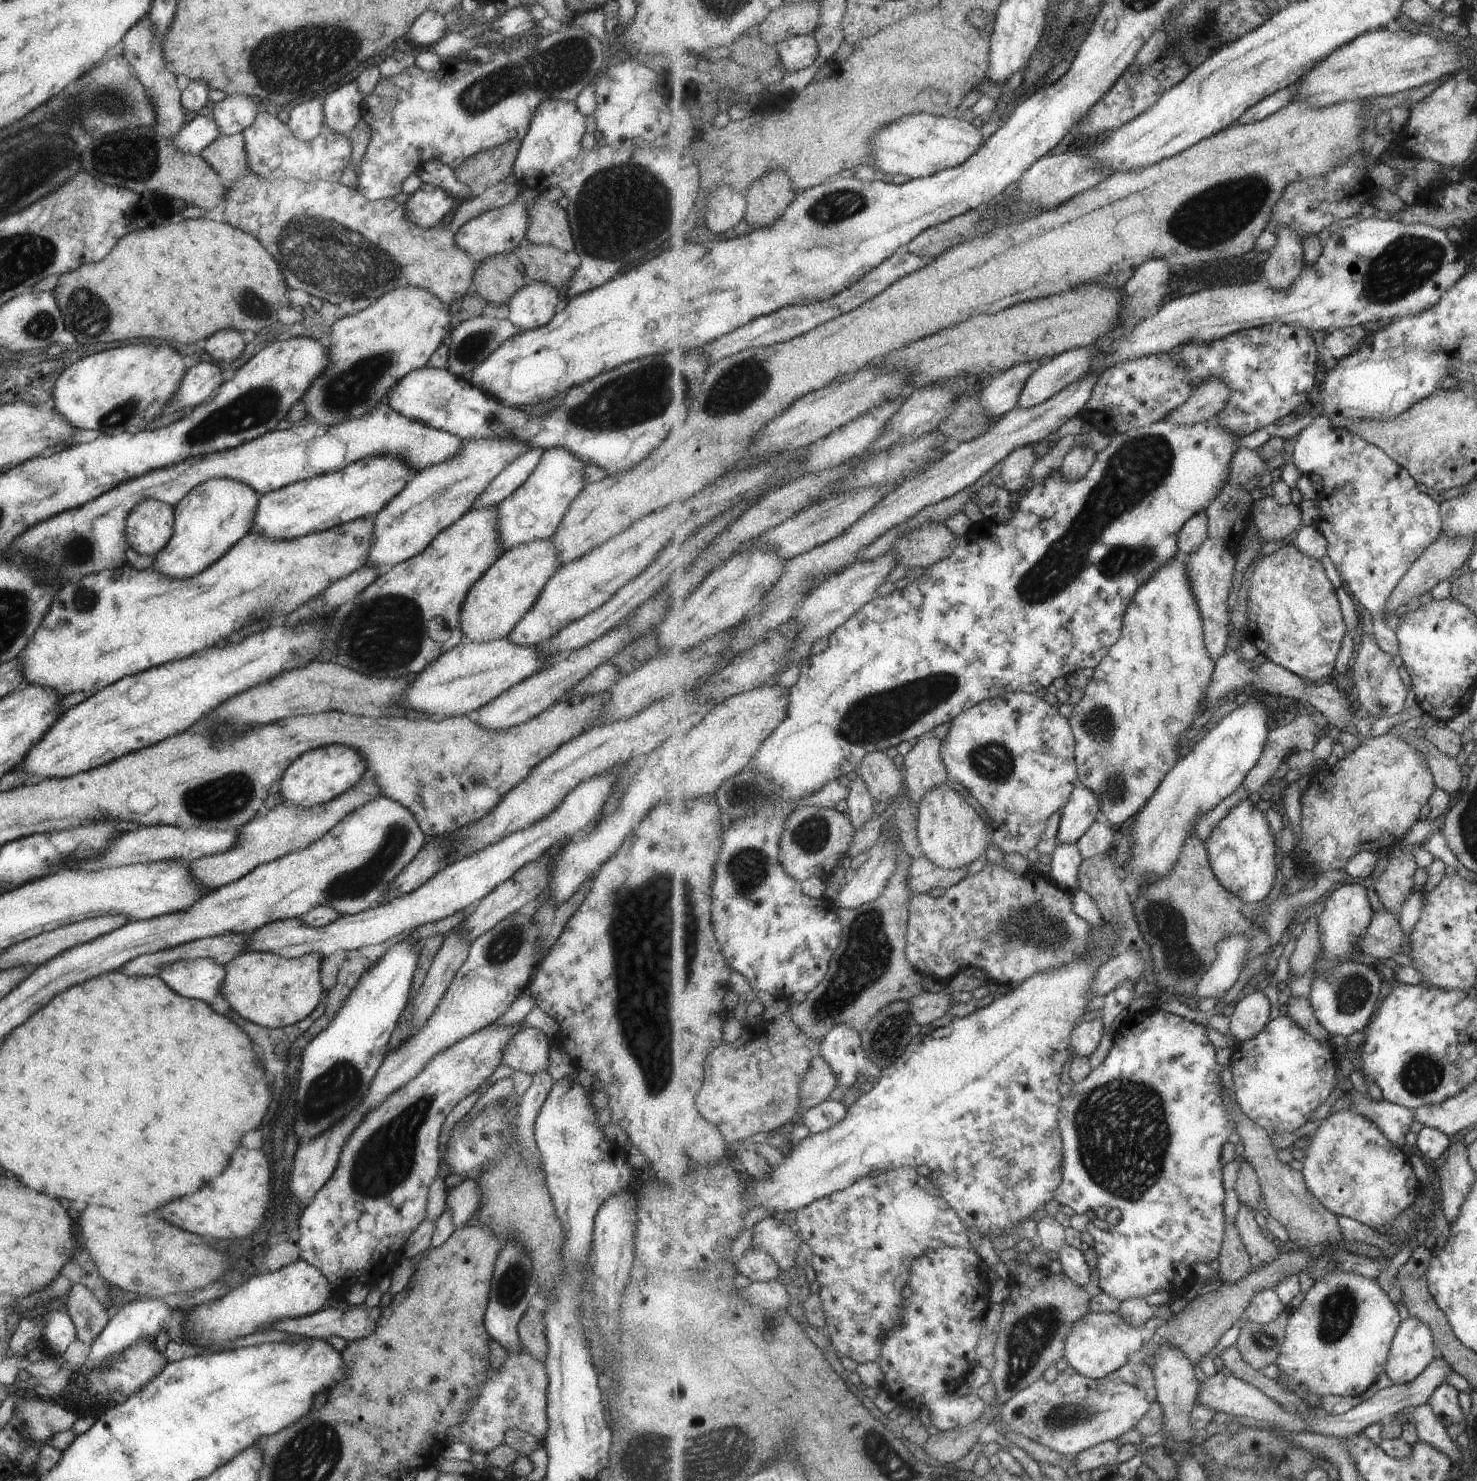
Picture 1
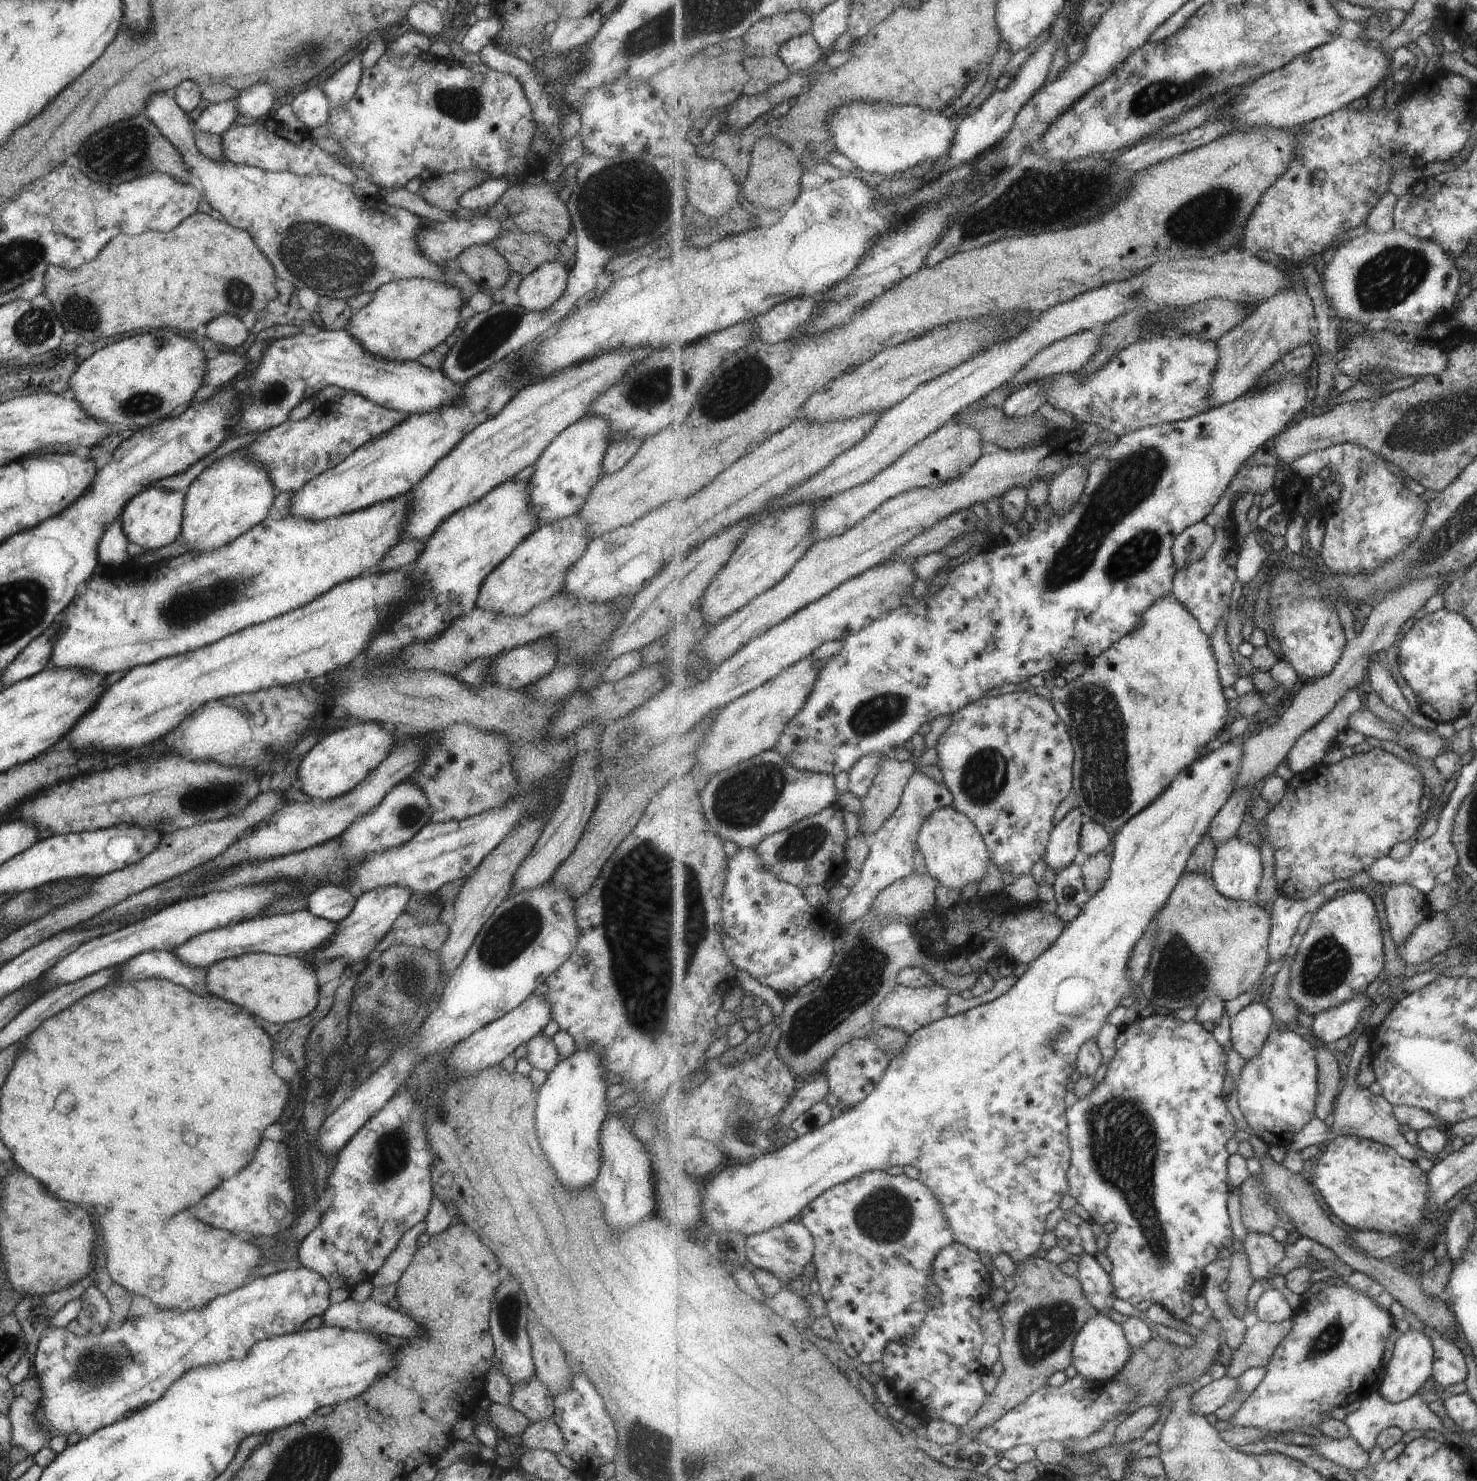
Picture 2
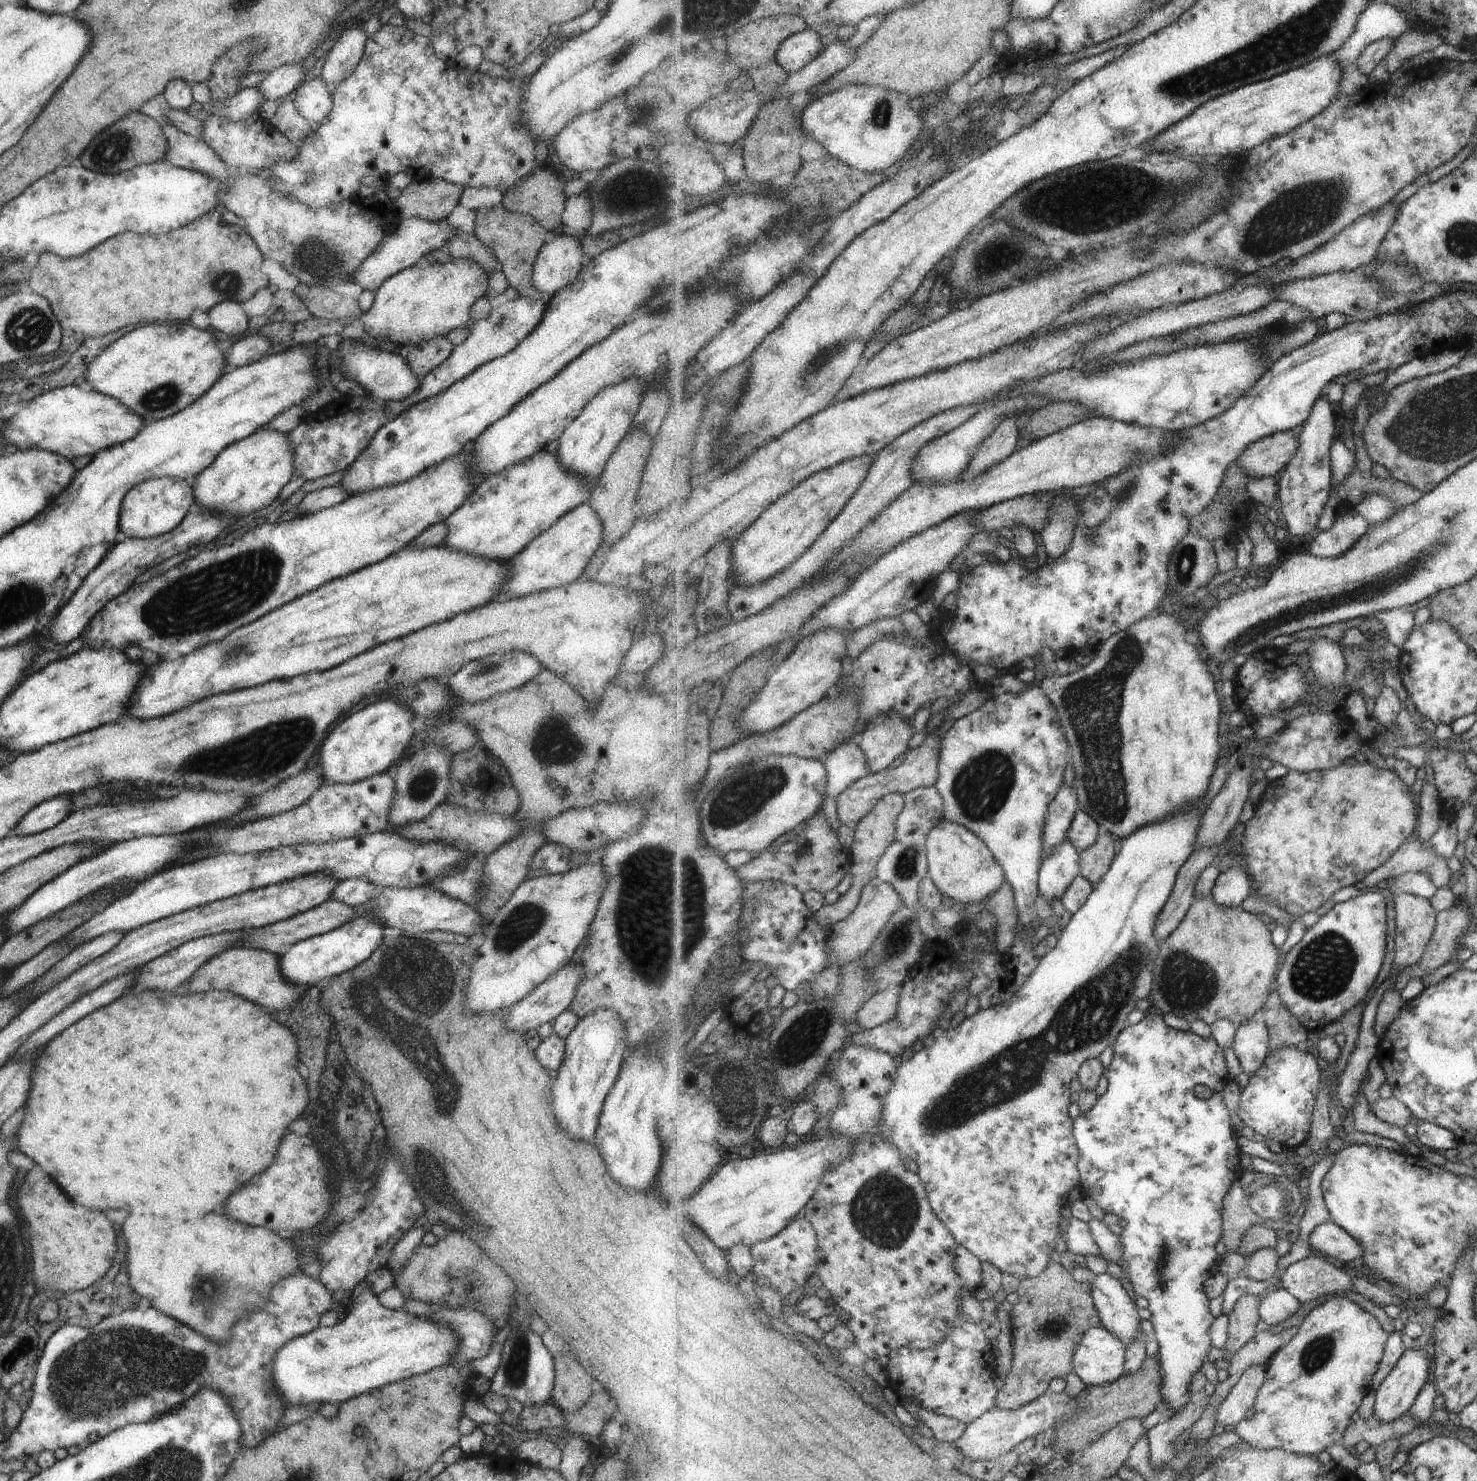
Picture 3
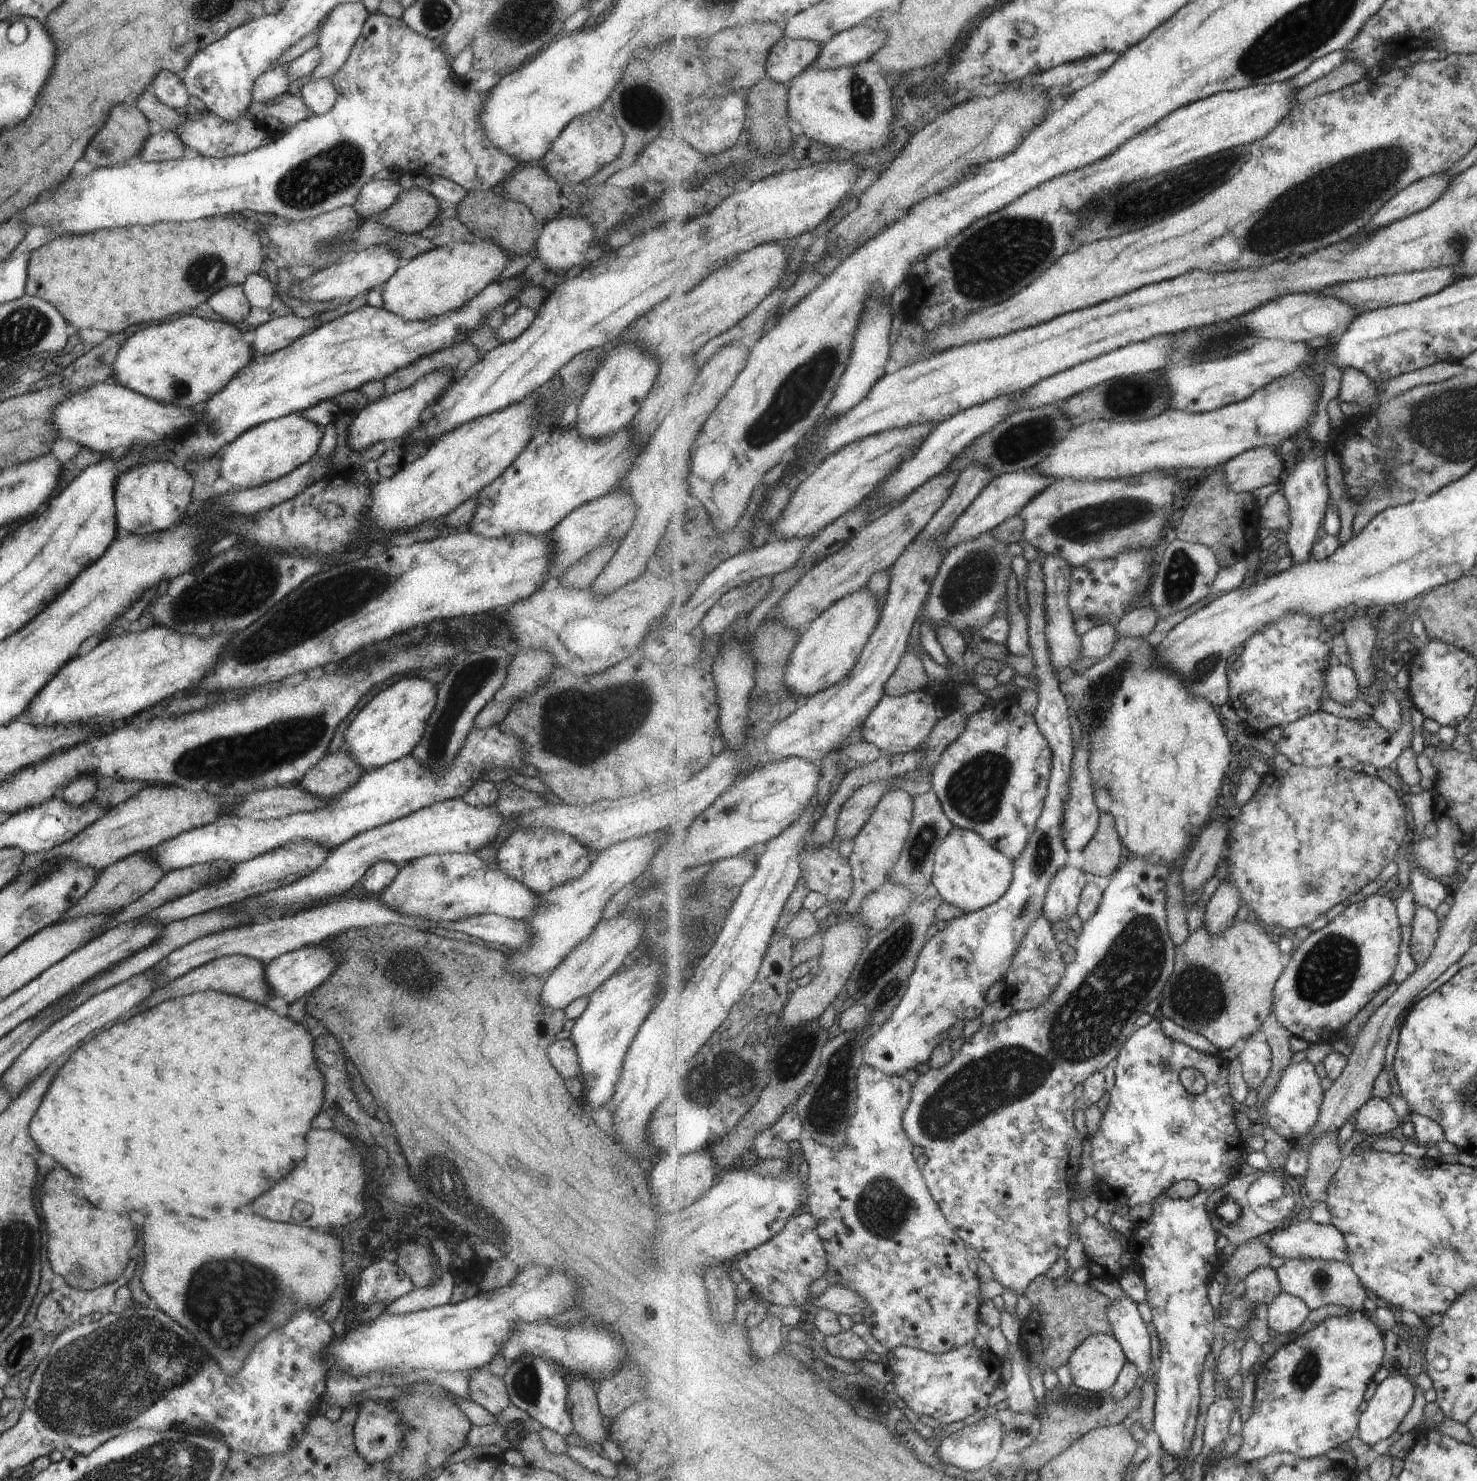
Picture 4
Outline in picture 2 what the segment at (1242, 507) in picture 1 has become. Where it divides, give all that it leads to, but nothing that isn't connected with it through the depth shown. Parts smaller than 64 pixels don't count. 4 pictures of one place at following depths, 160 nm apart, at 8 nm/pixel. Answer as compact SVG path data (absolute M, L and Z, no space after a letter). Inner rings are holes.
M1231 514L1226 521L1226 525L1216 529L1216 540L1204 558L1199 562L1193 562L1189 568L1181 568L1177 570L1174 581L1175 598L1187 606L1187 609L1198 619L1199 625L1203 632L1209 638L1212 638L1217 624L1225 611L1229 612L1229 604L1231 604L1231 596L1235 590L1235 582L1239 579L1237 575L1238 557L1241 553L1239 536L1237 536L1237 524L1235 524L1235 516Z

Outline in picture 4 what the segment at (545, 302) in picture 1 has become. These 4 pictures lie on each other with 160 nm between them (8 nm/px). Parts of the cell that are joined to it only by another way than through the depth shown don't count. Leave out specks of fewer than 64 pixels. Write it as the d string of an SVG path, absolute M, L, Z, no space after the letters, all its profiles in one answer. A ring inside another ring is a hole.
M553 217L539 226L538 237L535 242L537 251L535 259L538 259L541 262L541 266L545 267L548 271L561 273L563 275L565 272L571 273L576 271L587 263L588 255L595 242L595 238L593 236L593 227L591 227L591 224L584 220L583 217Z

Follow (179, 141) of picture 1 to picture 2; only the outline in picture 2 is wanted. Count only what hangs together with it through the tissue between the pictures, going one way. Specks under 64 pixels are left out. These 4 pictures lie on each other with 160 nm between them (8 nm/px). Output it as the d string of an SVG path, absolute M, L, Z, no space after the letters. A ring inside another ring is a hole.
M235 99L209 104L193 122L192 130L203 134L220 135L239 121L235 110Z

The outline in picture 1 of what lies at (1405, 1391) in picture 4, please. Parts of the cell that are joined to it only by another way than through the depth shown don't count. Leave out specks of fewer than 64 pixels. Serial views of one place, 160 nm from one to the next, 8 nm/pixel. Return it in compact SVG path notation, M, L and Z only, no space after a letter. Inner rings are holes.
M1409 1316L1399 1325L1385 1371L1395 1385L1404 1385L1425 1373L1437 1356L1432 1330Z

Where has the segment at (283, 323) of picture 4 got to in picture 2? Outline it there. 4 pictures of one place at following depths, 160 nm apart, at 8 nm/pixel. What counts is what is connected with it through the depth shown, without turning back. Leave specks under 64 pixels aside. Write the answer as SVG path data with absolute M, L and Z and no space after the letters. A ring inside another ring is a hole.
M221 351L215 358L207 359L205 364L204 377L202 385L219 386L229 382L231 378L237 376L239 370L243 370L245 358L234 352Z

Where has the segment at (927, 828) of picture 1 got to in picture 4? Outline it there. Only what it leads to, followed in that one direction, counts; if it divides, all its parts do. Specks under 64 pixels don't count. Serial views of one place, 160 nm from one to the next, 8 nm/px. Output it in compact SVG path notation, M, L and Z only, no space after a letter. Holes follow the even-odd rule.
M956 827L936 852L932 883L946 902L965 913L982 911L1001 900L1014 882L1014 862L982 835Z

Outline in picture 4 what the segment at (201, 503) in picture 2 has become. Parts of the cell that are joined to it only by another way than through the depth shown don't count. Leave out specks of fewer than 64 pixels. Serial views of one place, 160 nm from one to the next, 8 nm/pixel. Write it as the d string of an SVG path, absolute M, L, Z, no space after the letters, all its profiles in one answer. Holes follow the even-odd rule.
M289 413L288 415L256 424L243 431L229 443L226 451L221 455L218 476L229 482L234 490L248 489L275 480L315 456L323 430L324 427L307 420L301 413Z

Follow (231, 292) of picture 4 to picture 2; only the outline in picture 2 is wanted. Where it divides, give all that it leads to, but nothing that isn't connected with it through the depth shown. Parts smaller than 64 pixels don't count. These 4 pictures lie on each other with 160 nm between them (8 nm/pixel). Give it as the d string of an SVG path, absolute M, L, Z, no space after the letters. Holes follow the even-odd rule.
M221 314L205 324L206 336L219 347L235 348L243 344L248 335L248 328L231 314Z

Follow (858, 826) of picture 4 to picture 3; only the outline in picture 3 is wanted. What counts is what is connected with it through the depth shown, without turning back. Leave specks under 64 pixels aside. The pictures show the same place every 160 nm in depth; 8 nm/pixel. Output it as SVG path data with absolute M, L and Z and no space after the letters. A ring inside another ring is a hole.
M935 729L918 747L907 752L904 761L899 766L869 773L866 777L860 778L855 784L852 784L845 792L842 792L835 802L841 824L857 826L860 820L863 820L875 808L879 799L888 794L903 793L905 795L915 789L935 787L938 779L942 740Z

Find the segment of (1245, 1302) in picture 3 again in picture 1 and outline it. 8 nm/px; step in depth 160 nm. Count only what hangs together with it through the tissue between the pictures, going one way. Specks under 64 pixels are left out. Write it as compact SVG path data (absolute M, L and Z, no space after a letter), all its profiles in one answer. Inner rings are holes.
M1228 1223L1226 1225L1226 1238L1224 1239L1221 1256L1218 1258L1220 1263L1219 1278L1222 1282L1235 1284L1251 1274L1255 1270L1255 1266L1243 1242L1238 1226Z

